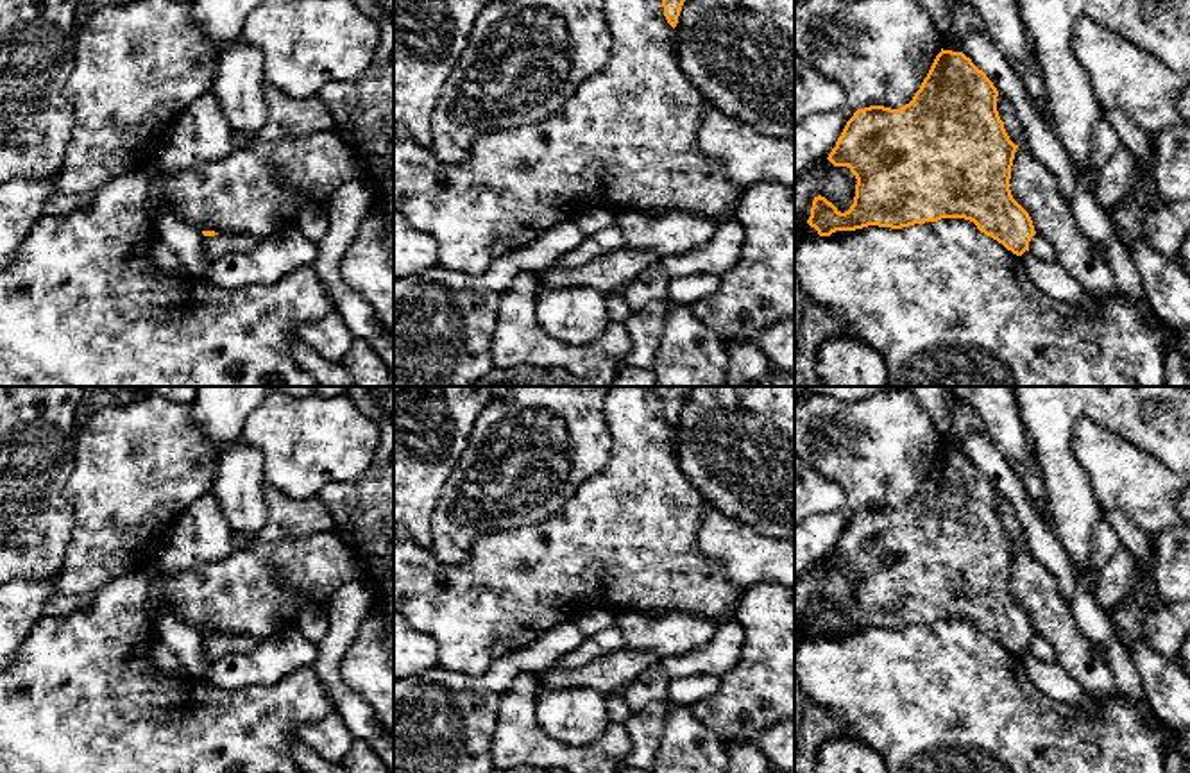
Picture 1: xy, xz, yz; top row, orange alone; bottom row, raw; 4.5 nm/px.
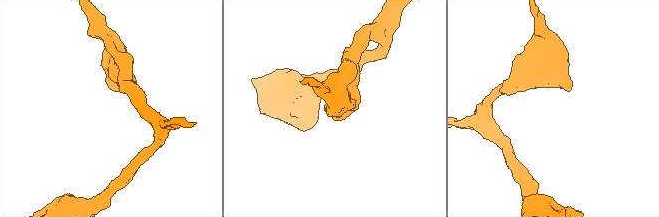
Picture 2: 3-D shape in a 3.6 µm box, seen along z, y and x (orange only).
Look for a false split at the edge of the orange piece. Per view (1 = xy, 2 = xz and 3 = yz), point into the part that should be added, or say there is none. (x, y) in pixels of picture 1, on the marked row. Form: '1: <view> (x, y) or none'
1: none
2: none
3: none

